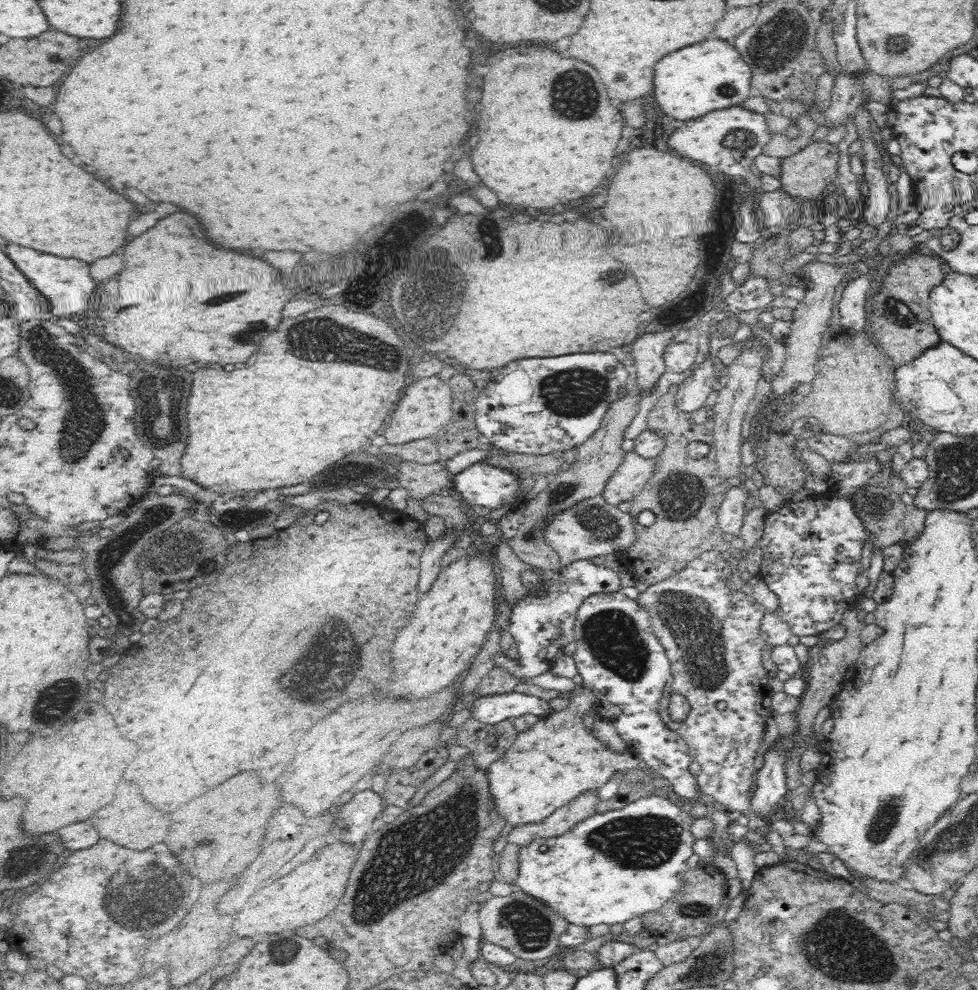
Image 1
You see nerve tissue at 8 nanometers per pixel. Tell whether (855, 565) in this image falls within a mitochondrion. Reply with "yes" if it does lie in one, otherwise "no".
no

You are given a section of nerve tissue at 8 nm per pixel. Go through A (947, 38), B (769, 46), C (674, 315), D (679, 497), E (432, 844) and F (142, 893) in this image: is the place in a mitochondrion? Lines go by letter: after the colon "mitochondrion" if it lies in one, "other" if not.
A: other
B: mitochondrion
C: other
D: mitochondrion
E: mitochondrion
F: mitochondrion

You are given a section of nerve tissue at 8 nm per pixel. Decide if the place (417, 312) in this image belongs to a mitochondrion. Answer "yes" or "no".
yes

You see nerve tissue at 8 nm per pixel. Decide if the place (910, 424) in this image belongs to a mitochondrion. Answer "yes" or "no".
no

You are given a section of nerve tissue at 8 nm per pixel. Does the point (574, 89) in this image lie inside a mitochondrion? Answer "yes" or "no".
yes

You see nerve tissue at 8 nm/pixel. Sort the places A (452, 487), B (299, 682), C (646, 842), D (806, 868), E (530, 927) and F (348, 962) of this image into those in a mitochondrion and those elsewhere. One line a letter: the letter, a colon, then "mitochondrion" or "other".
A: other
B: mitochondrion
C: mitochondrion
D: other
E: mitochondrion
F: other

